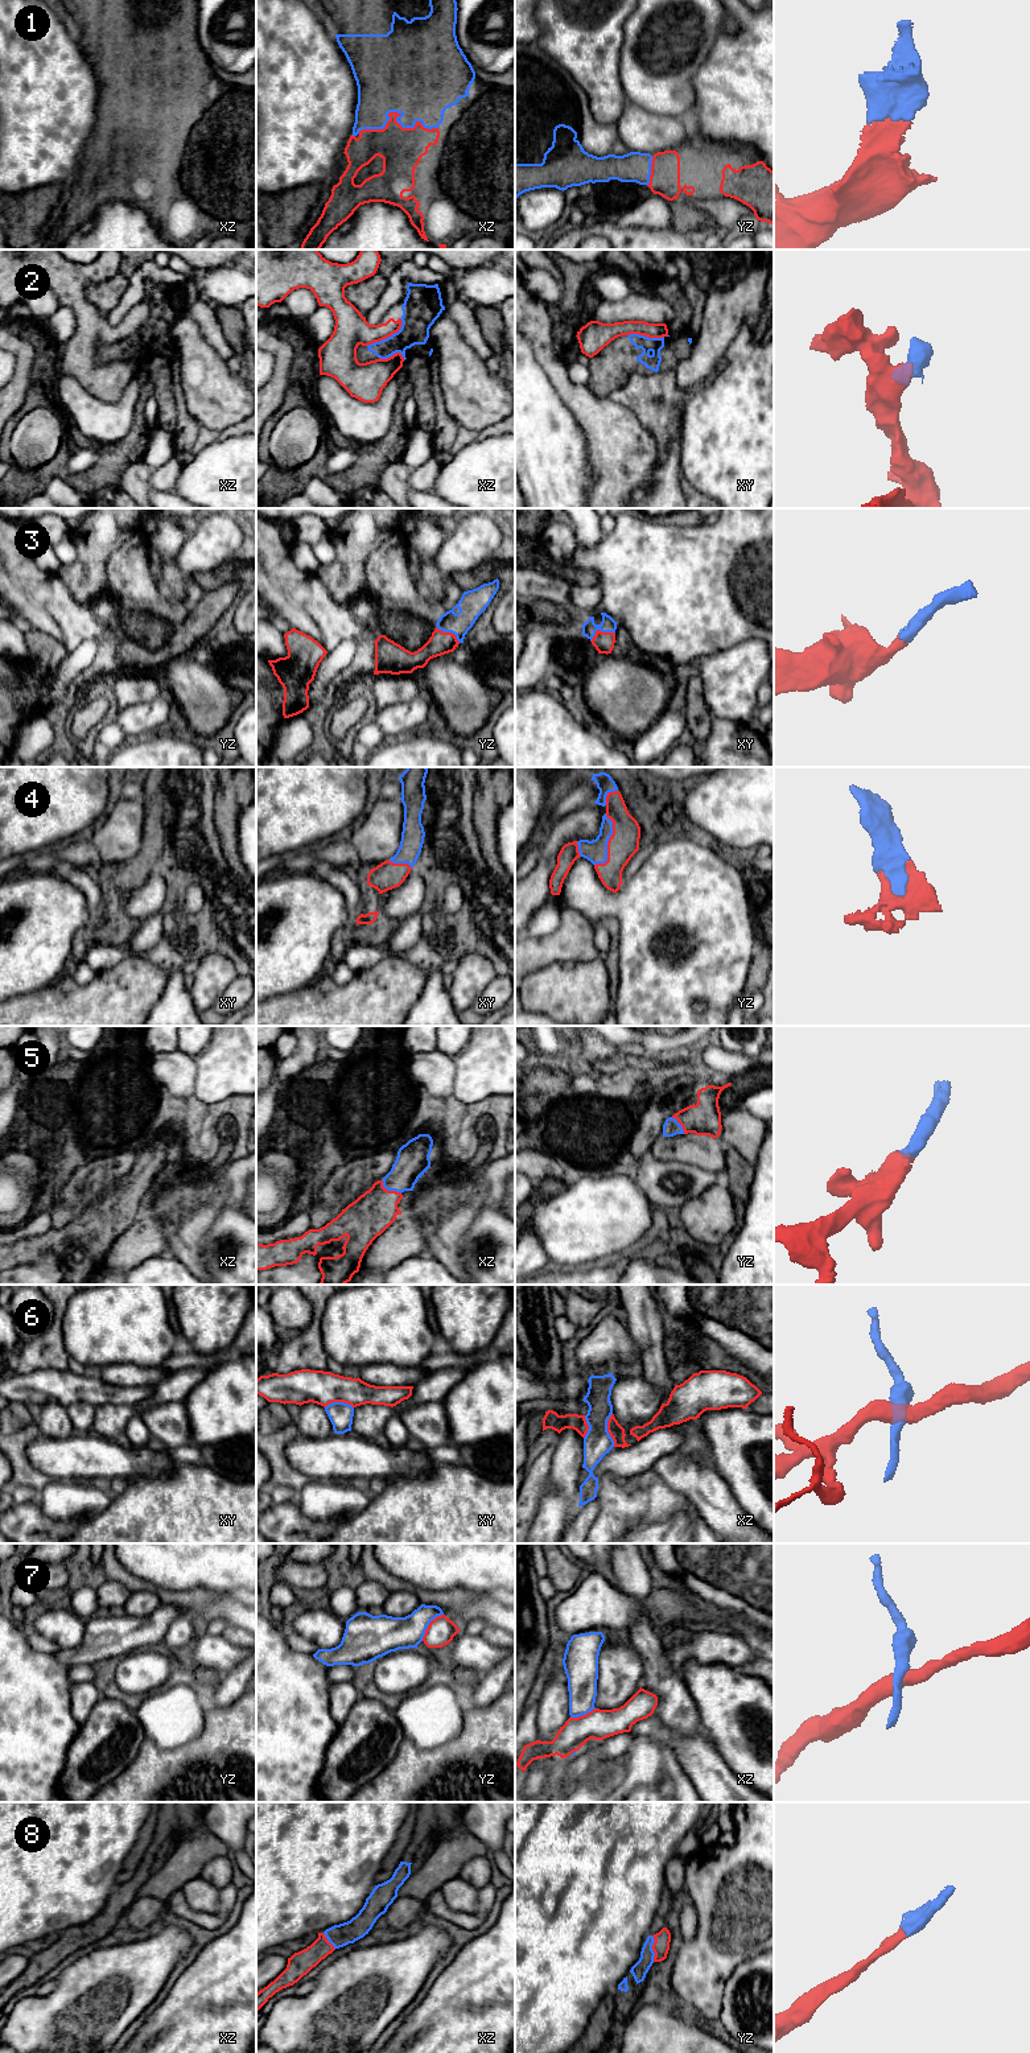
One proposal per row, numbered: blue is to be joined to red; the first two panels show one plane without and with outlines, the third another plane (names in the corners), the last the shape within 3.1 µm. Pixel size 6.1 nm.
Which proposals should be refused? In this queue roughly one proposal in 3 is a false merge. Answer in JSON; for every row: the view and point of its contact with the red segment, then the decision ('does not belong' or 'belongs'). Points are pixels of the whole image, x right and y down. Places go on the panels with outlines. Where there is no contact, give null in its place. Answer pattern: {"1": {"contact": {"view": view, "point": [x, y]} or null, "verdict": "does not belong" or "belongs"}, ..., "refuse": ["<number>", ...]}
{"1": {"contact": {"view": "xz", "point": [398, 114]}, "verdict": "belongs"}, "2": {"contact": {"view": "xz", "point": [387, 337]}, "verdict": "does not belong"}, "3": {"contact": {"view": "xy", "point": [600, 631]}, "verdict": "belongs"}, "4": {"contact": {"view": "yz", "point": [608, 842]}, "verdict": "belongs"}, "5": {"contact": {"view": "xz", "point": [387, 1190]}, "verdict": "belongs"}, "6": {"contact": {"view": "xz", "point": [608, 1430]}, "verdict": "does not belong"}, "7": {"contact": {"view": "yz", "point": [428, 1625]}, "verdict": "does not belong"}, "8": {"contact": {"view": "yz", "point": [652, 1949]}, "verdict": "belongs"}, "refuse": ["2", "6", "7"]}

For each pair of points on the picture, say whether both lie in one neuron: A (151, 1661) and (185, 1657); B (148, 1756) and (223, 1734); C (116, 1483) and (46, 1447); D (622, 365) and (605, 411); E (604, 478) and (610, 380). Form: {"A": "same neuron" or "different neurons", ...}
{"A": "different neurons", "B": "same neuron", "C": "different neurons", "D": "different neurons", "E": "different neurons"}

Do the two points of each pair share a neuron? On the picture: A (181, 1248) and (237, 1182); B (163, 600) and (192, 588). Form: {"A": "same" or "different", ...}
{"A": "same", "B": "different"}

